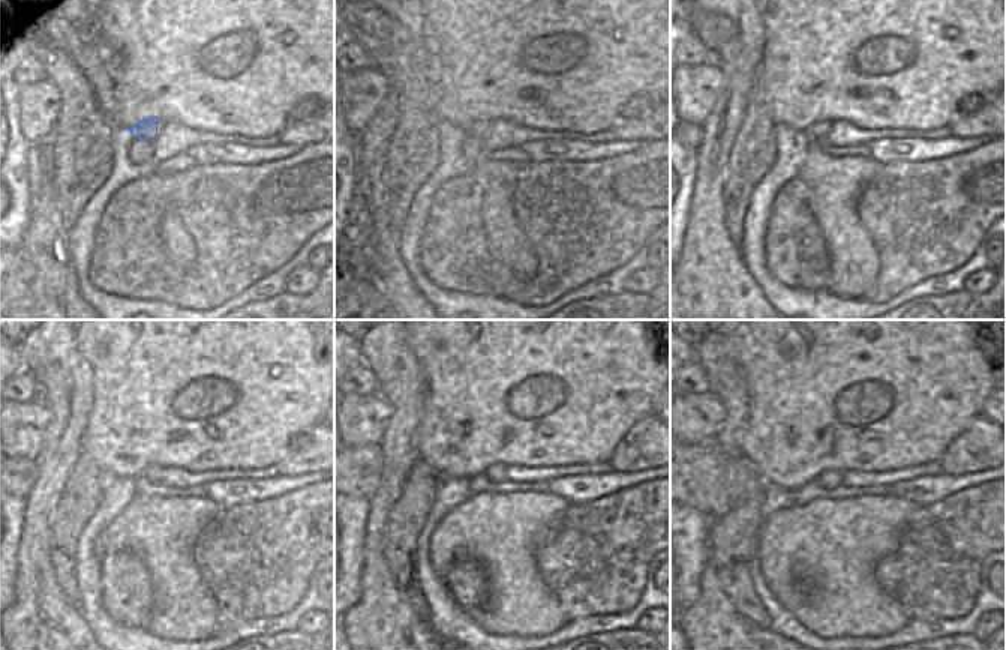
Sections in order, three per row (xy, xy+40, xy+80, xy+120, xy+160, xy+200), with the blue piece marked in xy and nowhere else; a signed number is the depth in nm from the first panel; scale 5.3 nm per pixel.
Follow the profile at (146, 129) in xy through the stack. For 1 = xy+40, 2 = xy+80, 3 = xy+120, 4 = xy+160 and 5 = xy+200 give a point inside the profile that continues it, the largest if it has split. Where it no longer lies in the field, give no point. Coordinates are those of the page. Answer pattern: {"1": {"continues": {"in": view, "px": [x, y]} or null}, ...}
{"1": {"continues": {"in": "xy+40", "px": [479, 129]}}, "2": {"continues": {"in": "xy+80", "px": [816, 131]}}, "3": {"continues": {"in": "xy+120", "px": [155, 472]}}, "4": {"continues": {"in": "xy+160", "px": [497, 472]}}, "5": {"continues": {"in": "xy+200", "px": [829, 478]}}}

